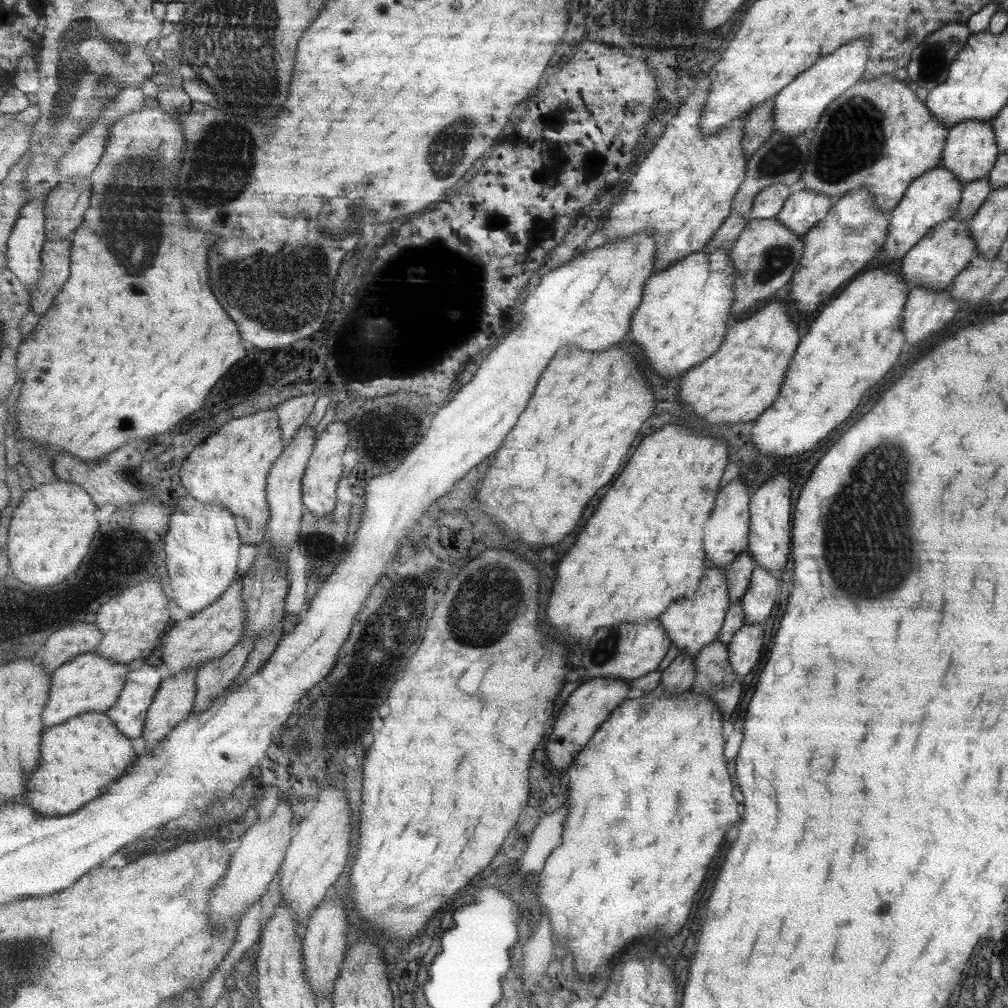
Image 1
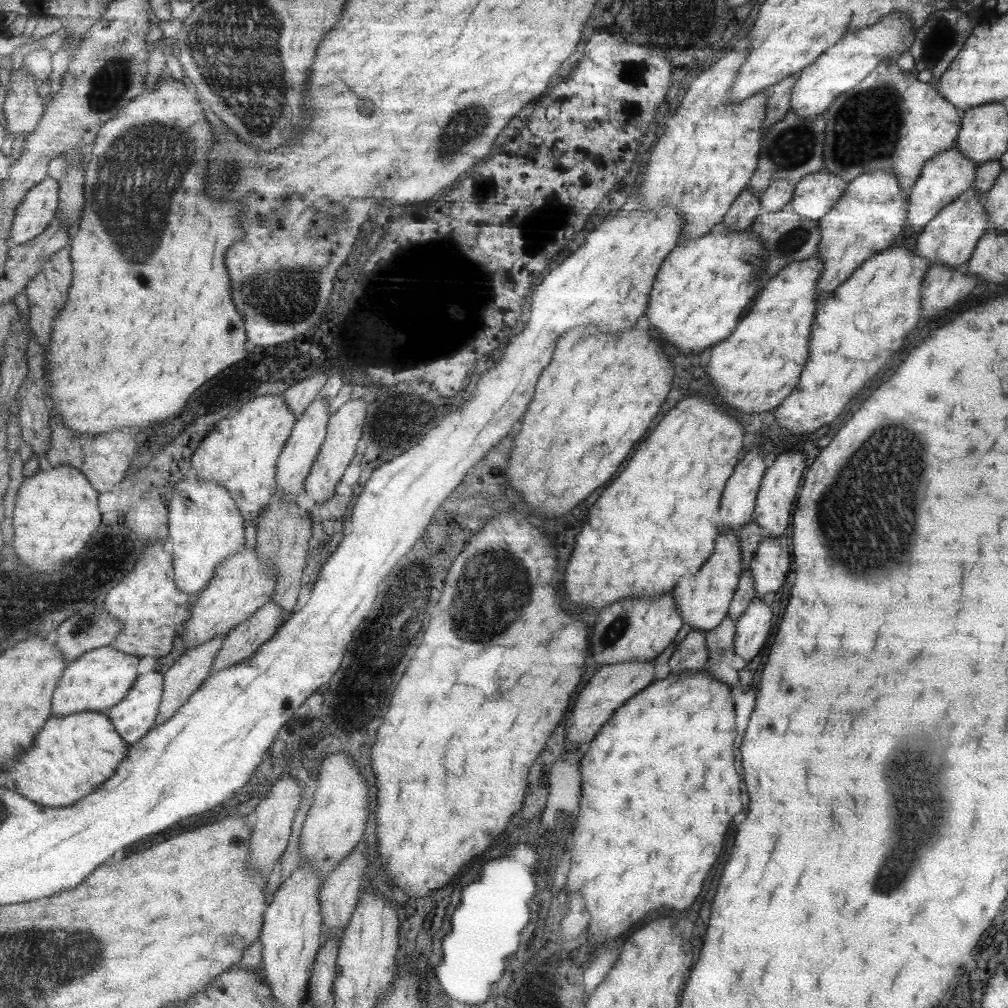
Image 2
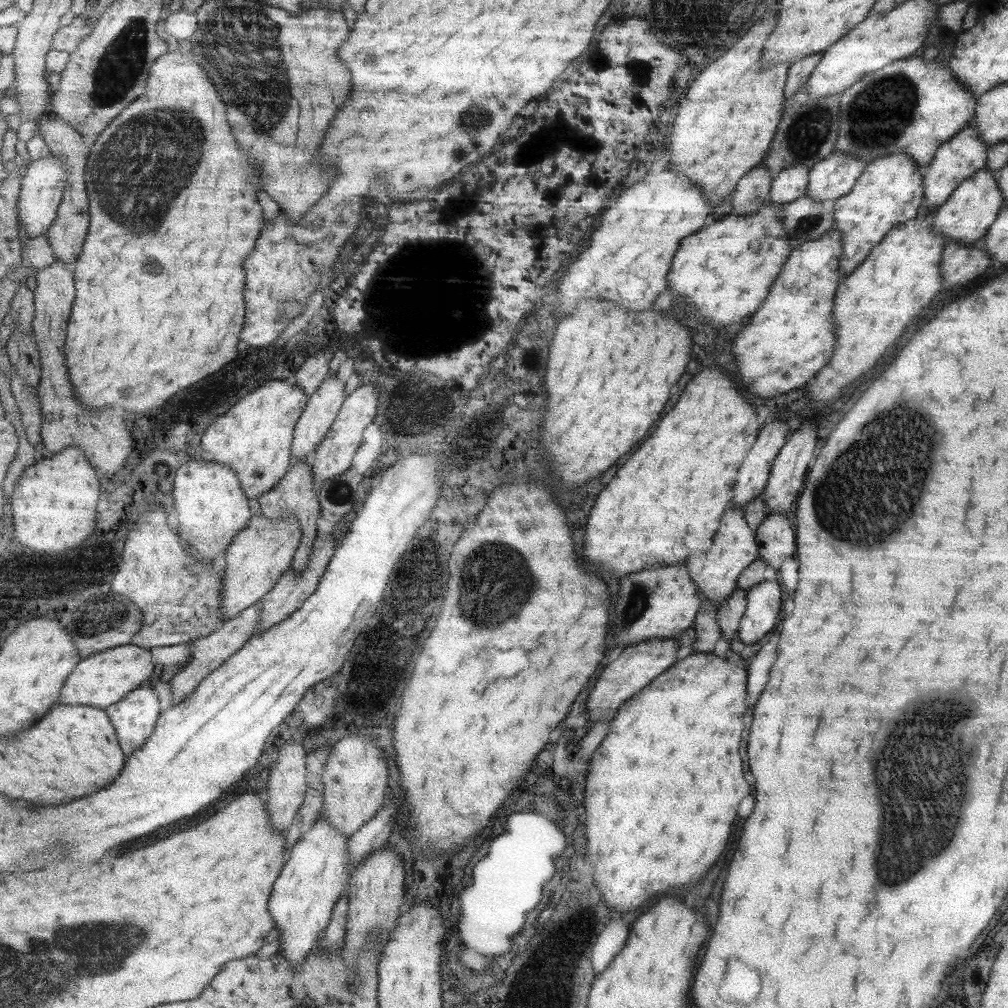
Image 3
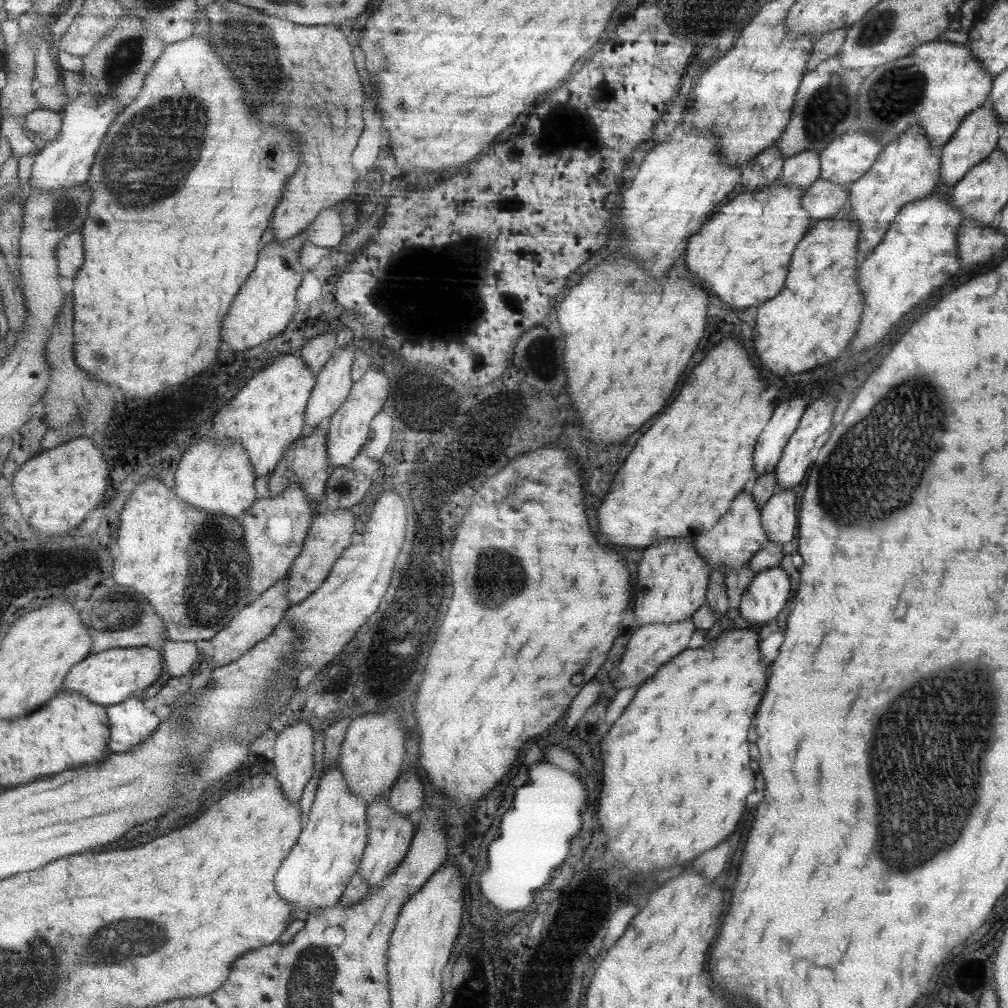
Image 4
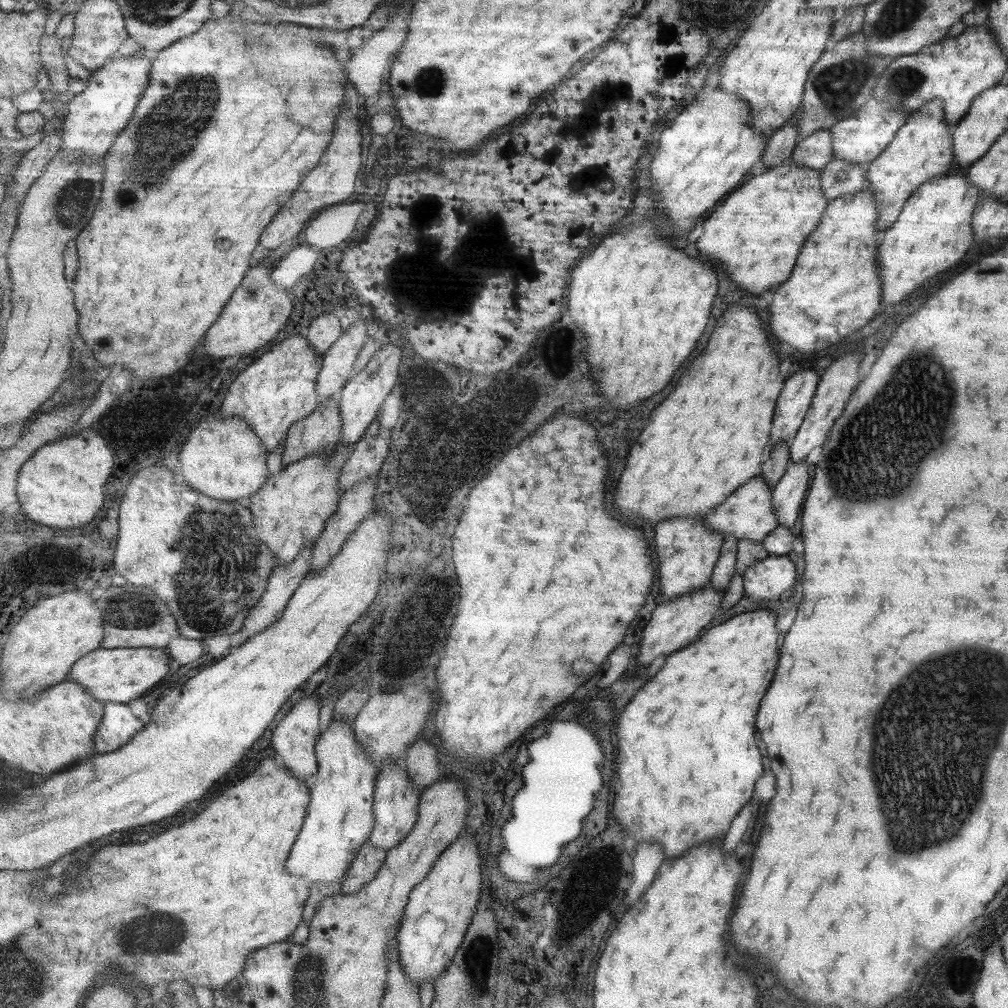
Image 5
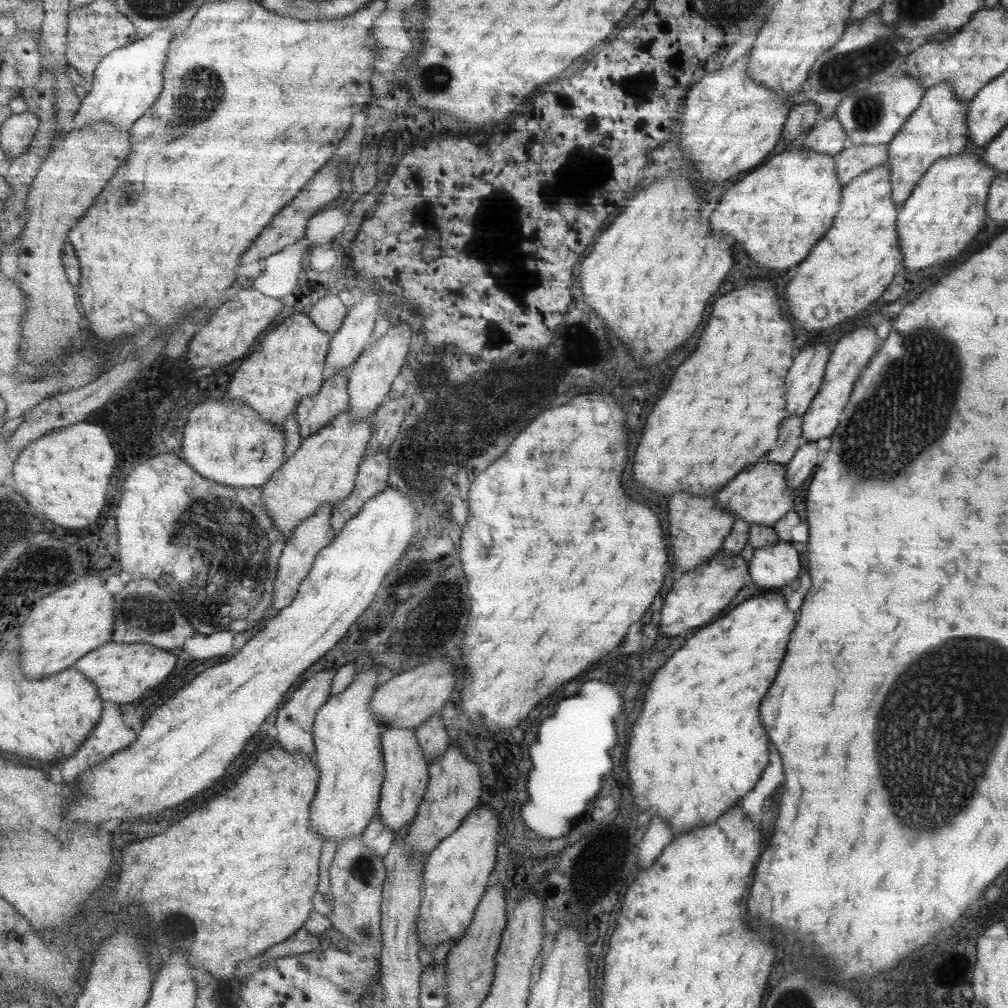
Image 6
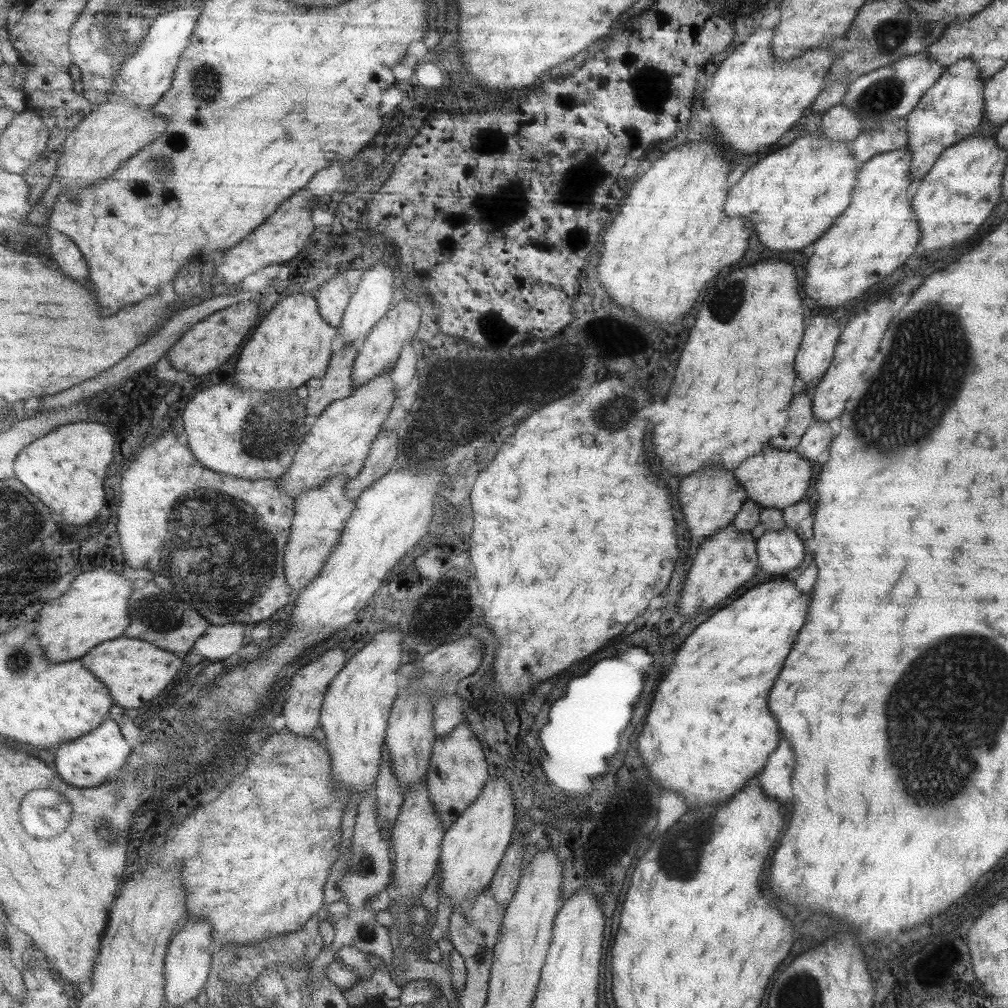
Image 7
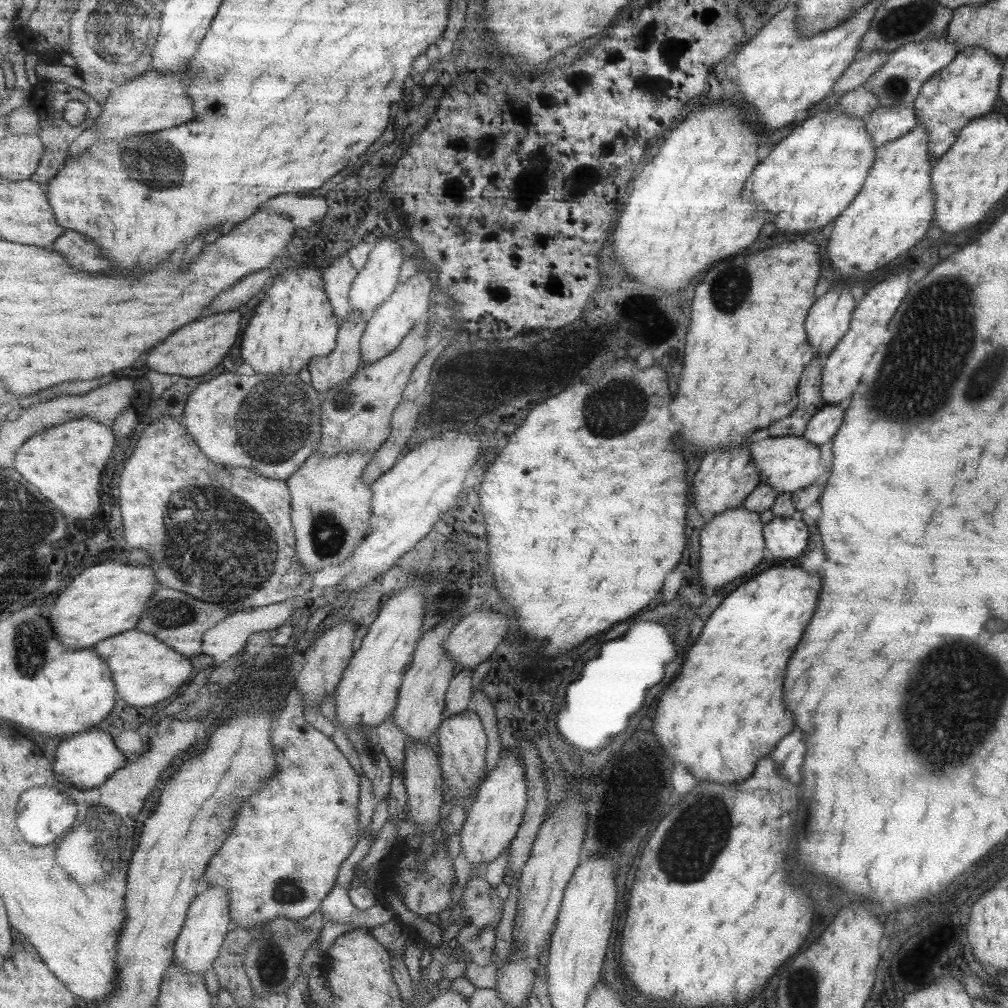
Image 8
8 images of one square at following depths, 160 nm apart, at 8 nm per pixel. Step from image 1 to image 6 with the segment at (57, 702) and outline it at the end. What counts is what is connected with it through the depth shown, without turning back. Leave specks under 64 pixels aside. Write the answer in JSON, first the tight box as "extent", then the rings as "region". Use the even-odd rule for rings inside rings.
{"extent":[77,641,177,708],"region":[[[115,641],[101,646],[99,650],[95,650],[93,654],[87,654],[77,661],[77,669],[83,674],[89,674],[89,678],[93,678],[93,682],[97,682],[97,686],[101,686],[101,696],[108,704],[115,703],[129,708],[134,706],[133,702],[143,698],[143,694],[149,688],[159,686],[177,666],[177,656],[173,656],[171,652],[165,652],[161,648],[155,648],[151,644],[145,642],[137,642],[137,644],[115,644]]]}

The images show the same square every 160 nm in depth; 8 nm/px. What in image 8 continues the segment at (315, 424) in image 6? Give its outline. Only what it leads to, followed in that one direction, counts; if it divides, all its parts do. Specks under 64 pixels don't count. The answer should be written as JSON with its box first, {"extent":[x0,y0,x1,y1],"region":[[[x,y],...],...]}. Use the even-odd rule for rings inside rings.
{"extent":[309,310,369,394],"region":[[[353,310],[346,323],[340,327],[335,350],[328,355],[313,357],[309,367],[312,385],[324,394],[335,385],[348,381],[362,368],[362,338],[366,331],[369,315]]]}

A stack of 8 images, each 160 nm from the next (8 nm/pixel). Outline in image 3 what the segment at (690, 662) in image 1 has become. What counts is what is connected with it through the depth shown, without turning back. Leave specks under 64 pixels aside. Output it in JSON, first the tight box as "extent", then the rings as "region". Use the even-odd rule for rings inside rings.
{"extent":[692,601,721,653],"region":[[[709,601],[703,602],[693,623],[695,624],[693,630],[695,631],[696,639],[692,645],[692,653],[713,652],[713,645],[721,635],[714,604]]]}

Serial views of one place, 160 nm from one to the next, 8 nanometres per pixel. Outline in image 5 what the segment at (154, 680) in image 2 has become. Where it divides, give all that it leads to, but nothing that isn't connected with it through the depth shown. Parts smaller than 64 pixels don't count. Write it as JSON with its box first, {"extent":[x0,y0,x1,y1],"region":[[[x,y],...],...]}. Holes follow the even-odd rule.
{"extent":[95,703,146,754],"region":[[[106,703],[103,722],[97,729],[95,737],[97,754],[119,750],[132,741],[132,738],[145,727],[146,724],[139,720],[126,704]]]}

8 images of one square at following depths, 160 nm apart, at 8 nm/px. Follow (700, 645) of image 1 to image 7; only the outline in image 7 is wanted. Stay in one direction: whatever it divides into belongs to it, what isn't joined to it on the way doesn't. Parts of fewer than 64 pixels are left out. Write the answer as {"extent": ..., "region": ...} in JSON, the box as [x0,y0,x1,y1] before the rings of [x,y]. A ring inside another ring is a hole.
{"extent":[732,446,811,509],"region":[[[765,446],[759,454],[753,454],[732,470],[738,483],[745,489],[747,500],[759,503],[762,508],[775,507],[781,509],[795,504],[803,499],[803,494],[809,486],[811,476],[811,462],[801,458],[794,450],[775,450],[776,448]]]}

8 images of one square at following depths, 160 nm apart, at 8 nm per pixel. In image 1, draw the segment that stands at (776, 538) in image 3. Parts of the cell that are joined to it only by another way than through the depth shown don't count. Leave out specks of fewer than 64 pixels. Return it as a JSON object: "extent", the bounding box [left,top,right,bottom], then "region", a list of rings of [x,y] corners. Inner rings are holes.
{"extent":[740,566,777,624],"region":[[[754,566],[749,586],[740,598],[744,612],[744,624],[763,623],[769,616],[776,600],[777,579],[777,576],[769,574],[767,570],[763,570],[763,567]]]}

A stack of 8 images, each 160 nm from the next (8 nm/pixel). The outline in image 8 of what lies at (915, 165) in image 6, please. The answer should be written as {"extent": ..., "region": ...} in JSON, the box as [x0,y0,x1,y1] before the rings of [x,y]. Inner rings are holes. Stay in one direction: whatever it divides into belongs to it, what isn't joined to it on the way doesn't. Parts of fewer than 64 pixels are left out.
{"extent":[913,46,1004,160],"region":[[[980,46],[961,47],[954,59],[943,69],[938,70],[913,100],[914,110],[917,114],[917,123],[921,123],[928,132],[929,155],[935,160],[947,152],[956,142],[960,130],[974,118],[983,116],[999,104],[998,90],[1001,85],[1001,74],[1004,72],[1004,61],[997,58],[993,53]]]}

